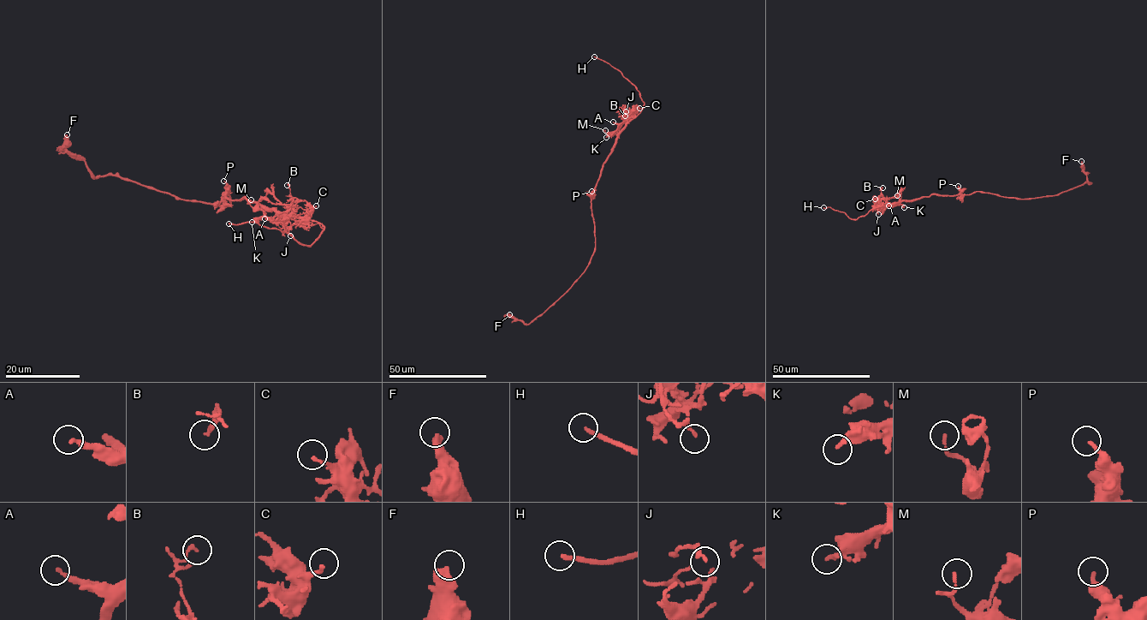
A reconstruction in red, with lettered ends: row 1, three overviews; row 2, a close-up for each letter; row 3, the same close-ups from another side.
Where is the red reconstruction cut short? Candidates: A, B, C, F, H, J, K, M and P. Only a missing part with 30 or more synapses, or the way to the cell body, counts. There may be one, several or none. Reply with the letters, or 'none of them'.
H

